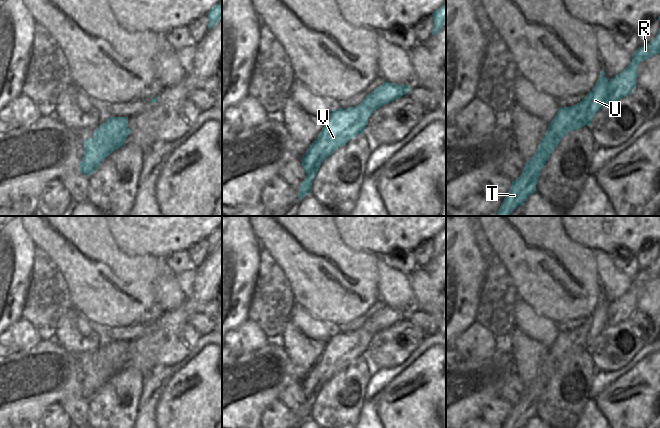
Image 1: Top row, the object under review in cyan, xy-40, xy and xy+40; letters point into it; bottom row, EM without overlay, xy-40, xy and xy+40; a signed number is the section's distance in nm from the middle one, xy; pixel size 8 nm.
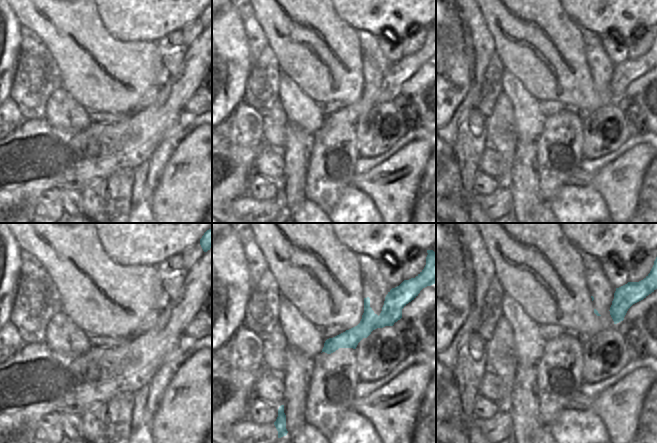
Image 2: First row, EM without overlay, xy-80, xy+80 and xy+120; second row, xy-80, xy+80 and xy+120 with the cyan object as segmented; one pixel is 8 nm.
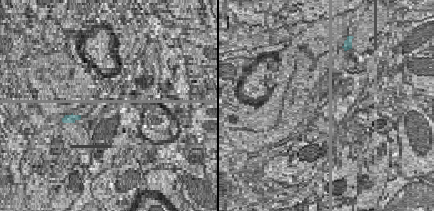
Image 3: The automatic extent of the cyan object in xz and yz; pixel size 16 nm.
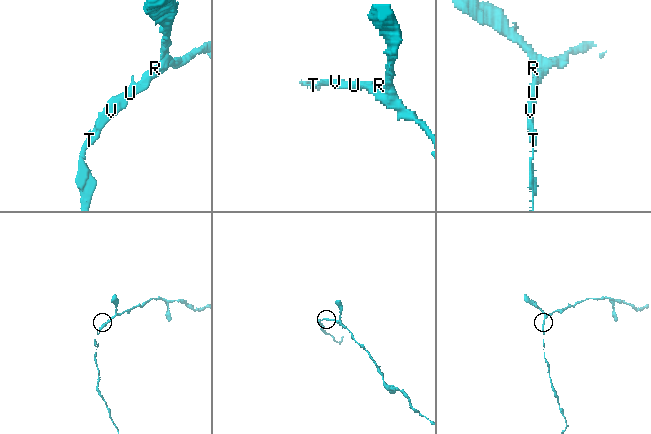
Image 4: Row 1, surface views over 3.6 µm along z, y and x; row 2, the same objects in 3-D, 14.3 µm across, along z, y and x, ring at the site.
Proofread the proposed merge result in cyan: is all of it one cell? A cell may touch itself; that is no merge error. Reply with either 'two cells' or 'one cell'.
two cells

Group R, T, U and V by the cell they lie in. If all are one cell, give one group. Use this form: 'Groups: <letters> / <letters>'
Groups: R / T U V

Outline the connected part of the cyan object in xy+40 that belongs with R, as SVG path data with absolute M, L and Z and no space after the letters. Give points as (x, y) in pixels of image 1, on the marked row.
M660 28L653 41L638 50L632 55L632 62L618 75L611 78L606 88L605 101L611 103L627 95L630 95L636 87L638 76L638 64L660 53Z

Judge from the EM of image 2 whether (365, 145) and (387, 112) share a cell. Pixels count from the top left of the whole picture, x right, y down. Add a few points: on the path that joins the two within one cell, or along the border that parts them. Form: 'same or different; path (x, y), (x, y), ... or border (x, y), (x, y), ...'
same; path (374, 136), (380, 119)

